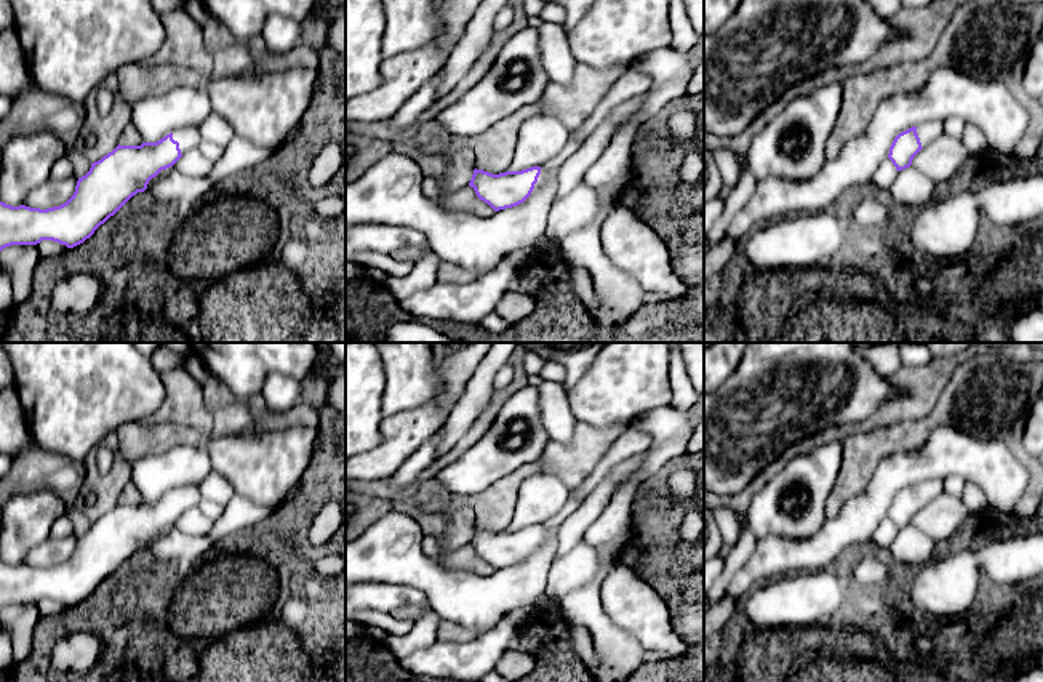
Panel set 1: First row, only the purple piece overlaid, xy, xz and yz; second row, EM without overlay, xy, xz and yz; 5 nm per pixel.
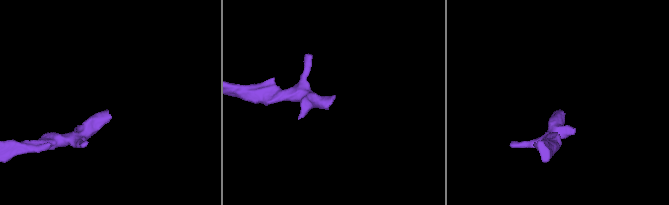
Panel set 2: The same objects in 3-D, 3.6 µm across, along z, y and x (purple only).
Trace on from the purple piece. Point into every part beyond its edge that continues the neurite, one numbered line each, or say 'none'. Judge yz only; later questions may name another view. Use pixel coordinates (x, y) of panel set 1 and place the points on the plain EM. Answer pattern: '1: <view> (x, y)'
1: yz (928, 490)

